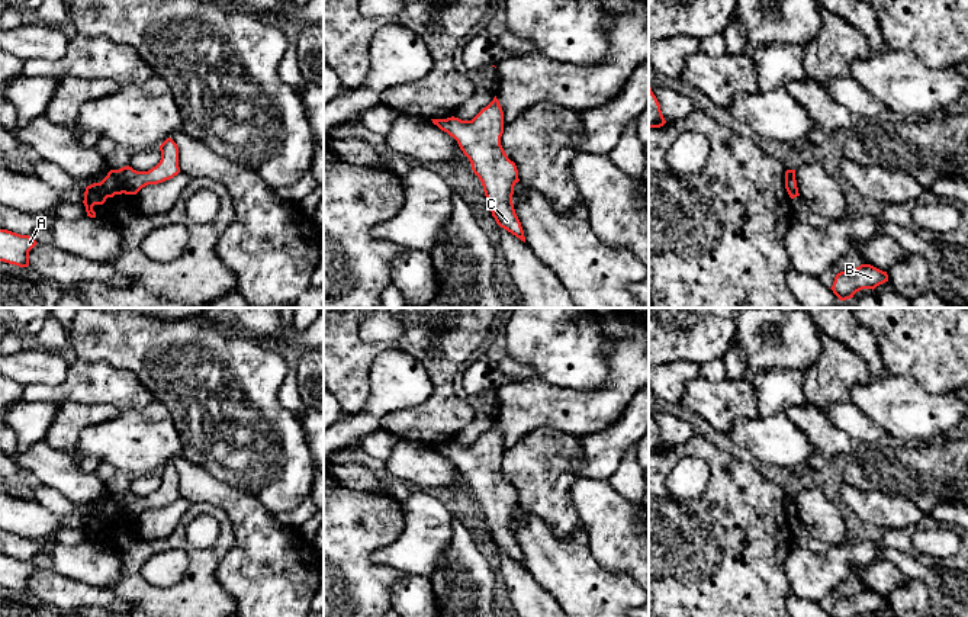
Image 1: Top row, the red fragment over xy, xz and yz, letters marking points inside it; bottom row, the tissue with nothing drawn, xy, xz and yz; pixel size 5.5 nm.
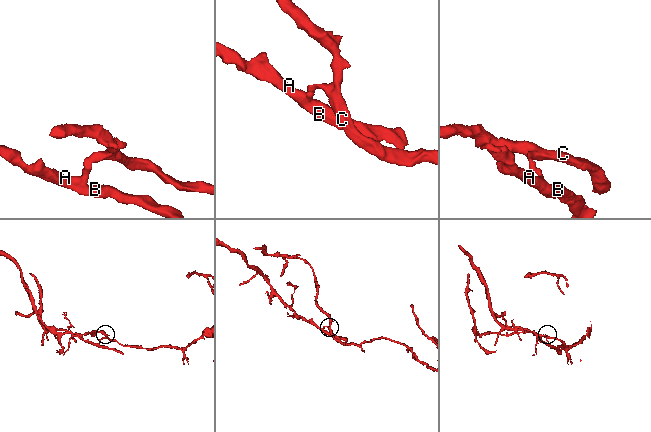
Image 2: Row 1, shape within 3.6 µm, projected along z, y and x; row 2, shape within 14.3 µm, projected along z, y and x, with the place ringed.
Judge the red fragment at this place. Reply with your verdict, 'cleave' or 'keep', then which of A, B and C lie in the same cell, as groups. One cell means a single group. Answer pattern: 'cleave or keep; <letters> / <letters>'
cleave; A B / C

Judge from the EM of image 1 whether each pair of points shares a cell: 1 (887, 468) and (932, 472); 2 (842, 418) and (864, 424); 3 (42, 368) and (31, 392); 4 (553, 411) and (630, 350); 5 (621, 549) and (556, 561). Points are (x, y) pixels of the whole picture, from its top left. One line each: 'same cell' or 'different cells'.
1: same cell
2: same cell
3: different cells
4: same cell
5: different cells

